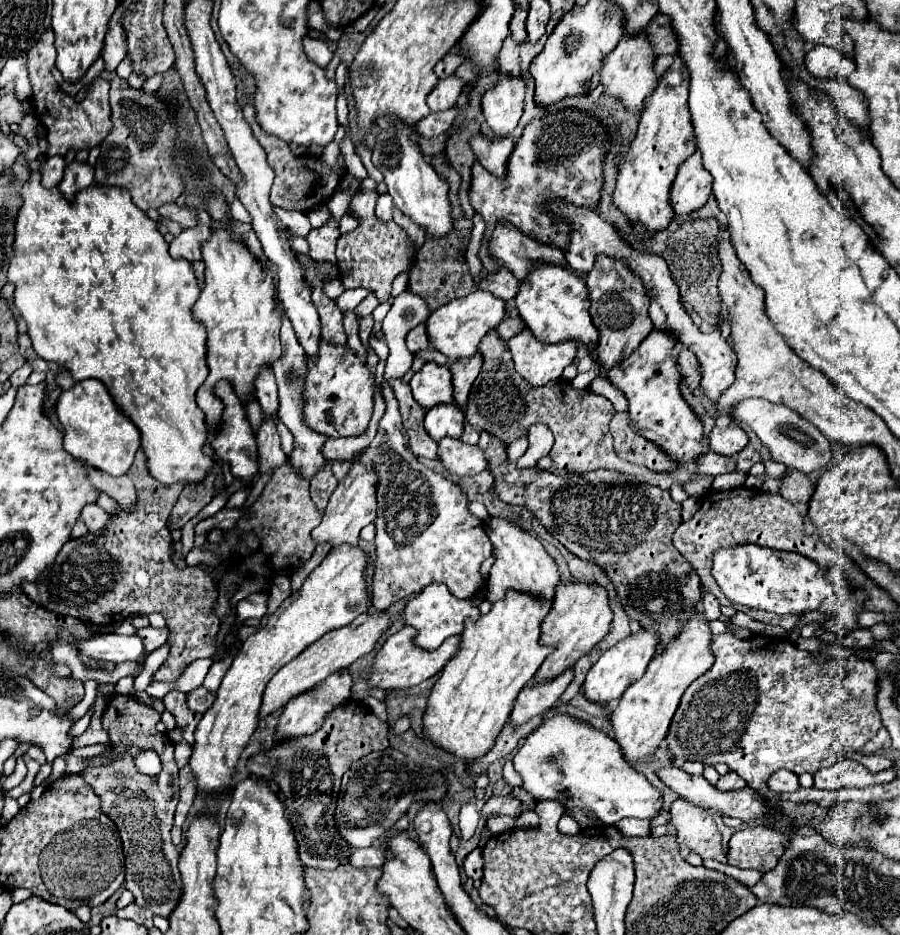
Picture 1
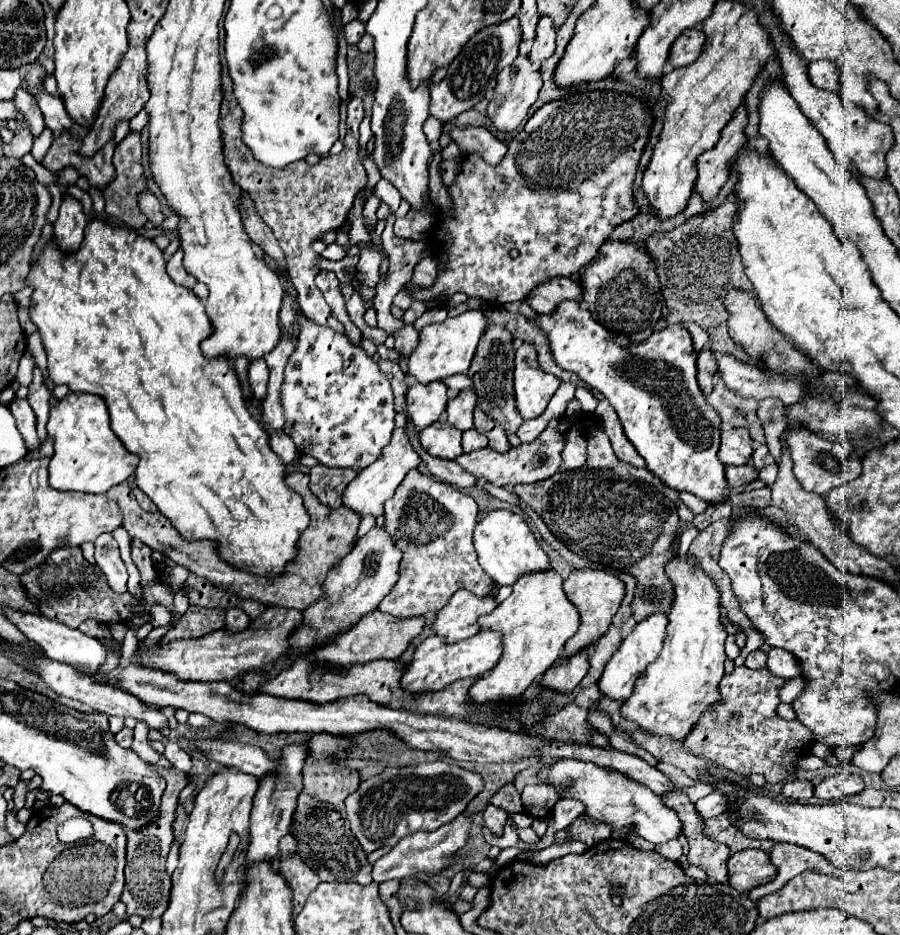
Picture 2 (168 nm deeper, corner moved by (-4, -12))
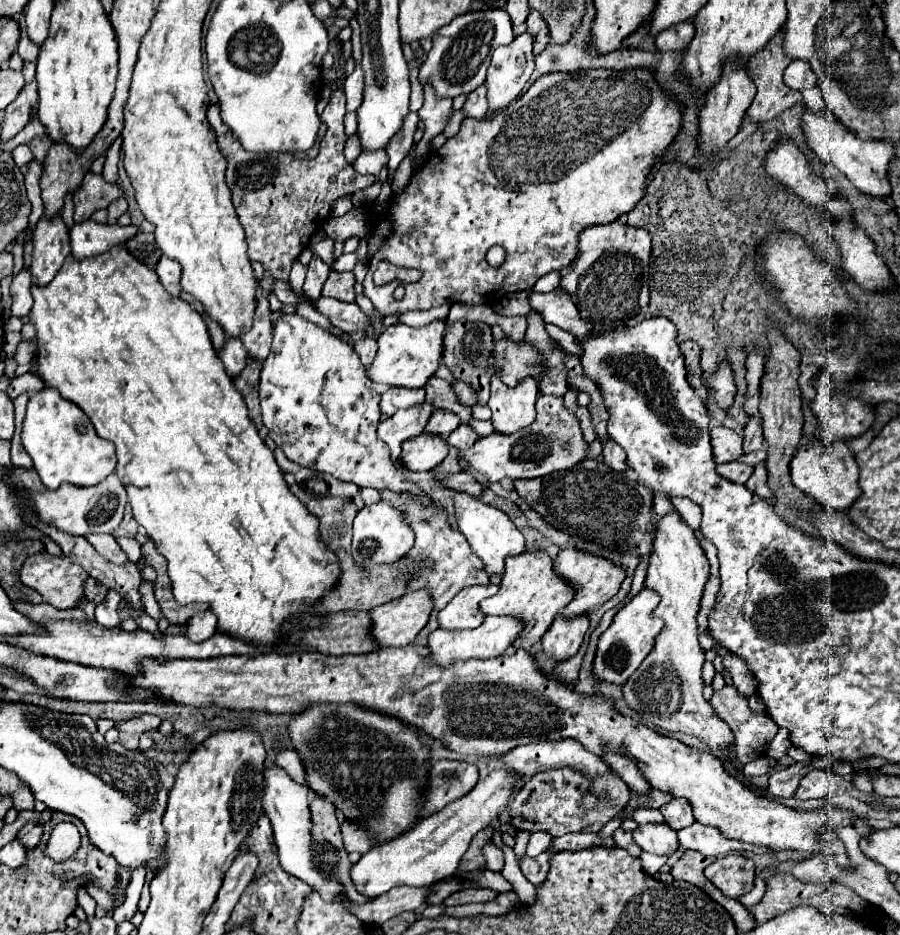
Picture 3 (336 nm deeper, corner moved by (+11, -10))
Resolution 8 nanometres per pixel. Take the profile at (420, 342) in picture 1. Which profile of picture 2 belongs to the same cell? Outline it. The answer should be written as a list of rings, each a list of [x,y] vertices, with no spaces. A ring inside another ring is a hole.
[[[403,326],[403,328],[399,328],[397,332],[393,332],[391,336],[395,338],[395,348],[397,348],[401,354],[405,354],[405,356],[409,356],[409,354],[415,350],[417,342],[419,342],[417,330],[415,330],[413,326]]]

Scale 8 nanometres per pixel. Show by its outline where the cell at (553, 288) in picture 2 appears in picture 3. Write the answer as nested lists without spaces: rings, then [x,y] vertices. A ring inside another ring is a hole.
[[[556,288],[548,294],[530,292],[528,302],[530,302],[534,312],[542,314],[544,322],[556,324],[562,330],[572,332],[576,338],[584,338],[584,334],[588,334],[588,330],[592,330],[590,322],[580,320],[578,310],[570,300],[570,294],[564,292],[562,288]]]

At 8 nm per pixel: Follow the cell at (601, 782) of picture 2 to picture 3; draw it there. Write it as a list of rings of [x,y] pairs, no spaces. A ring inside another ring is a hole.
[[[640,824],[634,832],[636,844],[652,854],[666,854],[670,856],[678,848],[676,830],[672,830],[668,824]]]

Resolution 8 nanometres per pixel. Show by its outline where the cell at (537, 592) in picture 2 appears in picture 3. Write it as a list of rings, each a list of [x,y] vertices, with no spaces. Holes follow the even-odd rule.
[[[524,552],[520,556],[506,558],[506,570],[500,590],[492,598],[480,602],[480,610],[486,616],[514,616],[522,620],[524,628],[514,638],[512,646],[530,650],[532,644],[538,644],[538,640],[542,640],[544,632],[552,626],[558,612],[562,612],[562,608],[566,608],[570,600],[572,592],[568,590],[568,586],[564,586],[564,582],[560,582],[560,578],[554,576],[552,560],[544,552]]]

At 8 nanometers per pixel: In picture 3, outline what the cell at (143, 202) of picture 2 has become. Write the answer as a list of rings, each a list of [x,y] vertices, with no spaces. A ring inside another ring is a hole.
[[[86,172],[82,184],[78,186],[76,194],[74,194],[74,220],[76,222],[84,222],[92,216],[92,212],[106,208],[110,202],[124,198],[124,188],[116,182],[106,182],[100,174],[94,172]]]

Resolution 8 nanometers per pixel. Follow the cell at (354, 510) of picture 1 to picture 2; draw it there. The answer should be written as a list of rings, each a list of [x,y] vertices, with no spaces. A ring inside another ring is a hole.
[[[407,426],[403,428],[395,428],[393,430],[393,438],[391,442],[385,446],[383,450],[383,456],[371,464],[369,468],[363,468],[357,478],[347,486],[345,494],[343,494],[343,504],[349,506],[353,512],[357,512],[359,516],[367,516],[367,514],[373,514],[373,516],[381,516],[383,514],[383,504],[385,500],[389,500],[395,492],[395,488],[399,486],[399,482],[403,480],[403,476],[407,476],[409,470],[413,468],[419,468],[421,464],[421,458],[419,454],[413,450],[413,444],[409,440],[409,434],[407,434]]]

